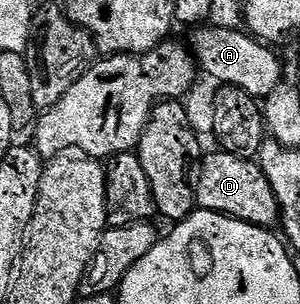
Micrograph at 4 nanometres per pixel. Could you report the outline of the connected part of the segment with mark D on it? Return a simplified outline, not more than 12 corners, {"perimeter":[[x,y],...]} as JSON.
{"perimeter":[[221,149],[196,204],[268,229],[277,193],[256,160]]}

